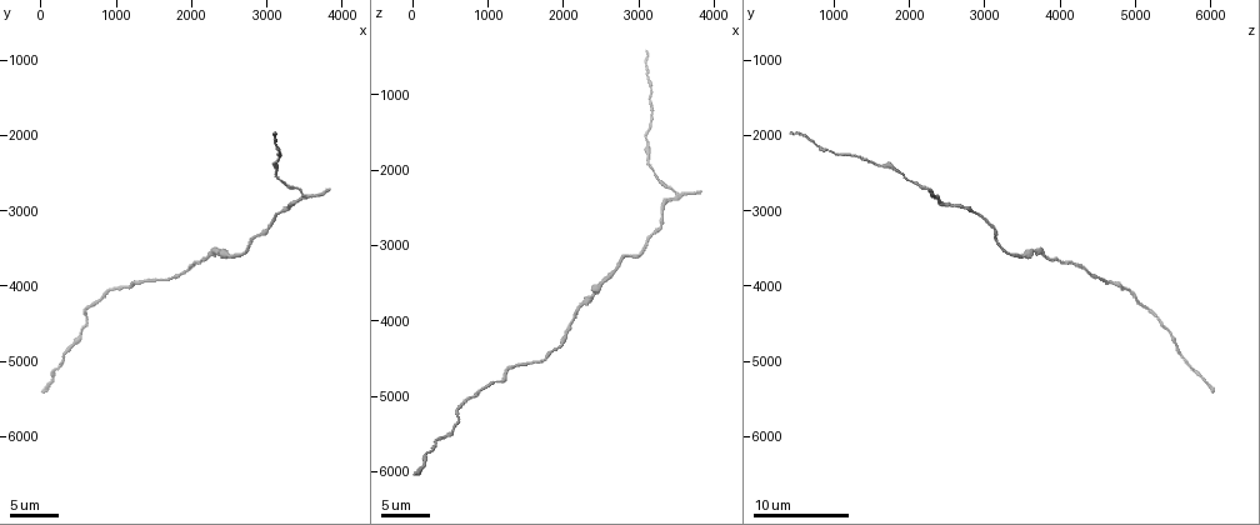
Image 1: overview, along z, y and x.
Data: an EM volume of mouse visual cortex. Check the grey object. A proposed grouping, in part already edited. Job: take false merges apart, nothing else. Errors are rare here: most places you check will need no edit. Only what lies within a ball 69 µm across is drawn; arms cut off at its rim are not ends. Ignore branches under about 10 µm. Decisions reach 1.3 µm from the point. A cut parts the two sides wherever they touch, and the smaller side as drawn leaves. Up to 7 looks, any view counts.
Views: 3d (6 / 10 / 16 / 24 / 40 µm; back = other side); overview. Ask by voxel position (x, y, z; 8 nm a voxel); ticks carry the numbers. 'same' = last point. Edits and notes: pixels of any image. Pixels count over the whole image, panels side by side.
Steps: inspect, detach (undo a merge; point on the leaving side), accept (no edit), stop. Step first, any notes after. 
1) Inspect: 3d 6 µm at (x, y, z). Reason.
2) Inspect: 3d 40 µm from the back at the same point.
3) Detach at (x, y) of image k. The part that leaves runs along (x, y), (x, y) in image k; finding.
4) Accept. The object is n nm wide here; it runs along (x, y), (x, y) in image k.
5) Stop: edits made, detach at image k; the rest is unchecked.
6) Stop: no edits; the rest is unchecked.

Inspect: 3d 10 µm at (2450, 3550, 3650).

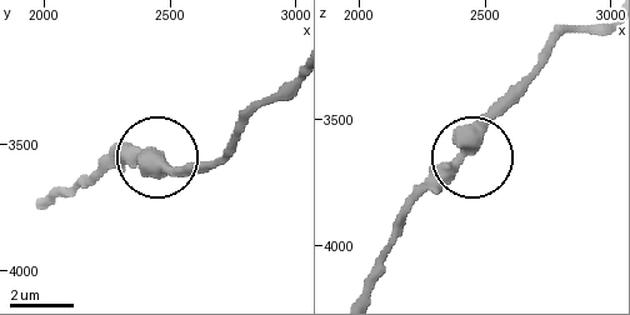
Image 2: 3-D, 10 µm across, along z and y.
Inspect: 3d 10 µm from the back at (2410, 3530, 3610). Other side.

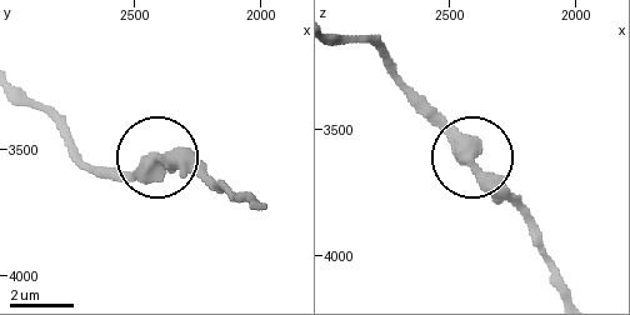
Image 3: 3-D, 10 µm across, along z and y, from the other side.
Accept. The object is 440 nm wide here; it runs along (154, 164), (98, 174) in image 3; all the same cell.

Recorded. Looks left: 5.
Inspect: 3d 10 µm at (550, 4550, 5400). Calibre changes.

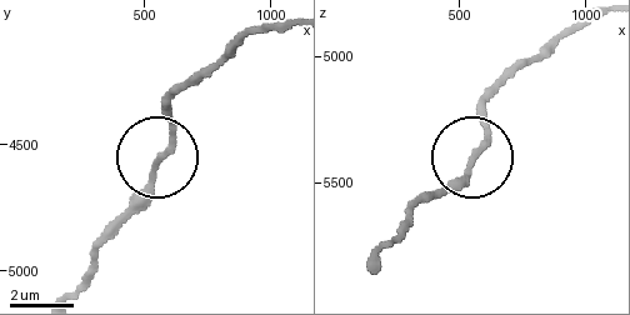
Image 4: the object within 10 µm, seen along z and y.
Accept. The object is 180 nm wide here; it runs along (293, 21), (260, 25), (176, 98), (169, 143), (134, 213) in image 4; continuous, no second cell.

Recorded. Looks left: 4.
Inspect: 3d 10 µm at (1150, 4050, 4850). Narrows sharply.

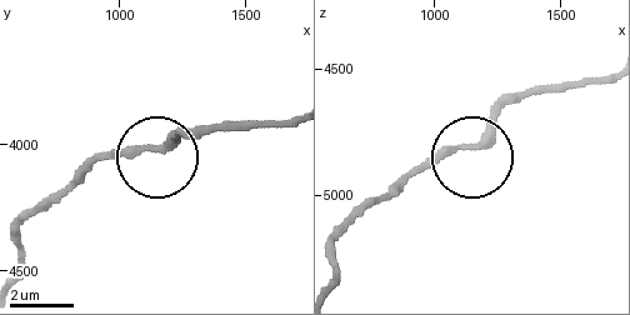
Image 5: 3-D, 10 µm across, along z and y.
Accept. It runs along (286, 124), (206, 124), (165, 150), (118, 148), (80, 161) in image 5; all the same cell.

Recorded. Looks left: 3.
Inspect: 3d 16 µm at (1750, 3900, 4450). Sudden change in width.

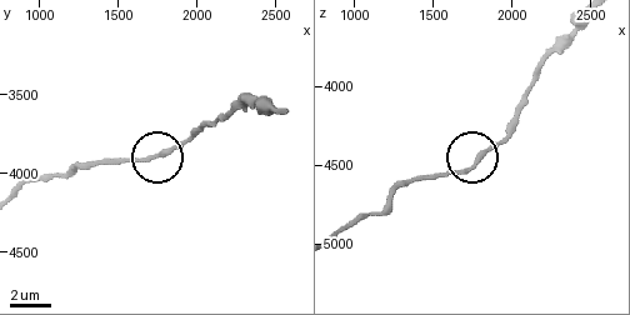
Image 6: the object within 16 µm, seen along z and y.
Accept. It runs along (579, 25), (541, 69), (509, 134), (469, 168), (415, 178) in image 6; one cell here.

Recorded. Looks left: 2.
Stop: no edits; the rest is unchecked.

